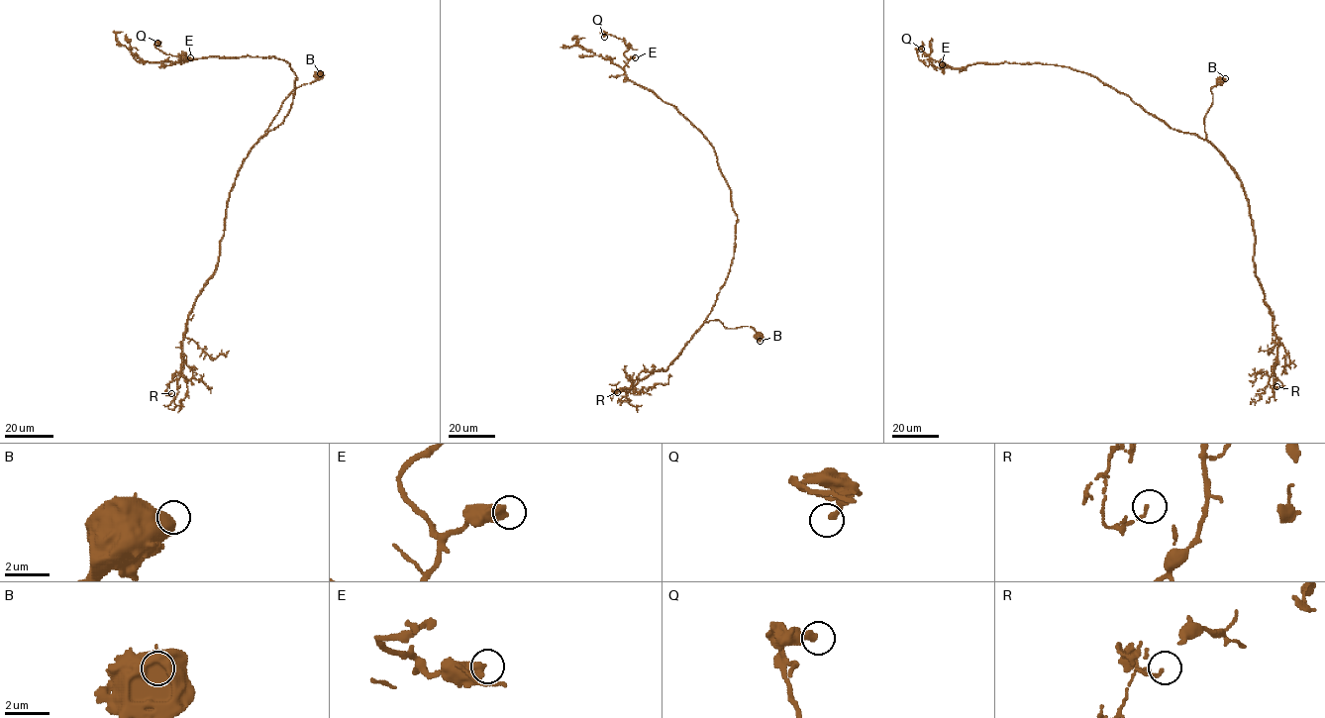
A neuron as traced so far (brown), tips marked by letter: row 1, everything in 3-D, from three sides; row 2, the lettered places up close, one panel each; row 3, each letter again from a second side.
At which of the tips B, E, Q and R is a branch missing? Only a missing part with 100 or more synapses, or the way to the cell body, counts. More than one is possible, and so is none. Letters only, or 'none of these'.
none of these

